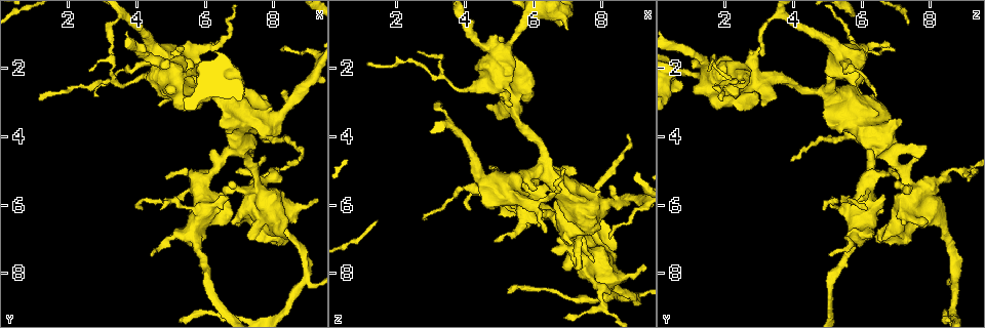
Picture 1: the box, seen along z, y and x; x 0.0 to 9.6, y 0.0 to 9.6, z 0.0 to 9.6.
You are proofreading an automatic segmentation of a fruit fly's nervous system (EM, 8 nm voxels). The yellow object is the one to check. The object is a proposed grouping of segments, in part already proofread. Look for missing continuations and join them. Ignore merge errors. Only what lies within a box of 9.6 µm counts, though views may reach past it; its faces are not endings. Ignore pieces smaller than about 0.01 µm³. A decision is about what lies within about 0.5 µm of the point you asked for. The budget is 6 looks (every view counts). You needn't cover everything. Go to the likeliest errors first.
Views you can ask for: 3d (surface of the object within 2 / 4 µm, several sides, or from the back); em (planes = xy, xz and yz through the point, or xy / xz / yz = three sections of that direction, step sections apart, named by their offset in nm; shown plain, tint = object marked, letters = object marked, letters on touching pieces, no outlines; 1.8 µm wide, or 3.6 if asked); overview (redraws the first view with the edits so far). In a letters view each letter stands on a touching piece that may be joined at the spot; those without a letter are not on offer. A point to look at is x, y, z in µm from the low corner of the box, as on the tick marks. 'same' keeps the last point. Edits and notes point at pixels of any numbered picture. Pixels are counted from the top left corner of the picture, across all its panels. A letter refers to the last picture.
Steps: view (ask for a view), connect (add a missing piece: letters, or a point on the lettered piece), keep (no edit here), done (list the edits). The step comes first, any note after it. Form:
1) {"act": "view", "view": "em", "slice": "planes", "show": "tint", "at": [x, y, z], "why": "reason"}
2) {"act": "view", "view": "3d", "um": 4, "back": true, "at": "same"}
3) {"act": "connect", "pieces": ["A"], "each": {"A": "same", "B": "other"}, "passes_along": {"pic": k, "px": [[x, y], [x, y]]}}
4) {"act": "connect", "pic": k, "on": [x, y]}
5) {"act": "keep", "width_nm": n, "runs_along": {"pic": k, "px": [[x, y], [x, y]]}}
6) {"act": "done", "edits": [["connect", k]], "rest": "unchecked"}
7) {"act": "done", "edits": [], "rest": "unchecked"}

{"act": "view", "view": "3d", "um": 4, "at": [5.95, 5.80, 6.10], "why": "looks like a crossing"}

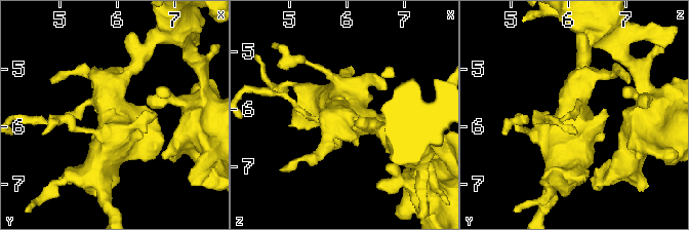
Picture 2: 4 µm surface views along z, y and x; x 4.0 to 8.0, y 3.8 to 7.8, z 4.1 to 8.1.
{"act": "view", "view": "em", "um": 3.6, "slice": "planes", "show": "letters", "at": "same"}

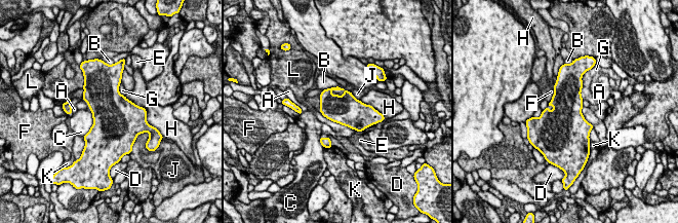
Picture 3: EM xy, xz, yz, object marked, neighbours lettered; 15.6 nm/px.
{"act": "keep", "each": {"A": "other", "B": "other", "C": "other", "D": "other", "E": "other", "F": "other", "G": "other", "H": "other", "J": "other", "K": "other", "L": "other"}, "border": {"pic": 3, "px": [[319, 110], [327, 118], [356, 131]]}, "found": "none of them fits"}

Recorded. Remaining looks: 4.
{"act": "view", "view": "em", "slice": "yz", "step": 8, "show": "tint", "at": [9.20, 1.55, 6.05], "why": "abrupt turn"}

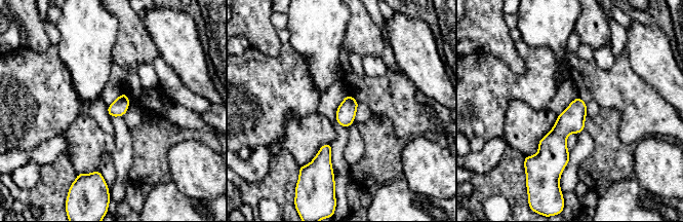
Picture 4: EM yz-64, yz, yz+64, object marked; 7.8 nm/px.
{"act": "view", "view": "em", "slice": "yz", "step": 8, "show": "letters", "at": "same", "why": "see the neighbours"}

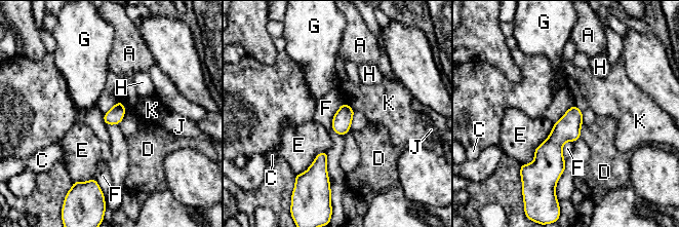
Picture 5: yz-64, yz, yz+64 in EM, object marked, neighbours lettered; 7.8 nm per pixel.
{"act": "keep", "each": {"A": "other", "C": "other", "D": "other", "E": "other", "F": "other", "G": "other", "H": "other", "J": "other", "K": "other"}, "border": {"pic": 5, "px": [[343, 103], [331, 120], [342, 137]]}, "found": "no lettered piece goes on from it"}

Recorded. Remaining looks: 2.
{"act": "view", "view": "em", "um": 3.6, "slice": "planes", "show": "plain", "at": [5.50, 2.90, 1.90], "why": "closes a loop"}

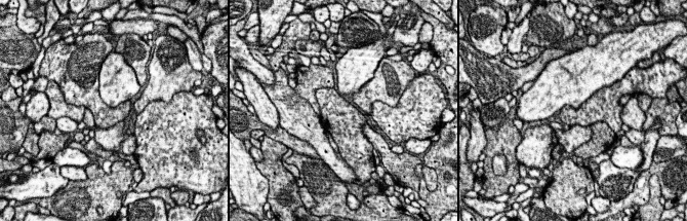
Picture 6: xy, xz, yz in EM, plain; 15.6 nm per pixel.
{"act": "view", "view": "em", "um": 3.6, "slice": "planes", "show": "letters", "at": "same", "why": "see the neighbours"}

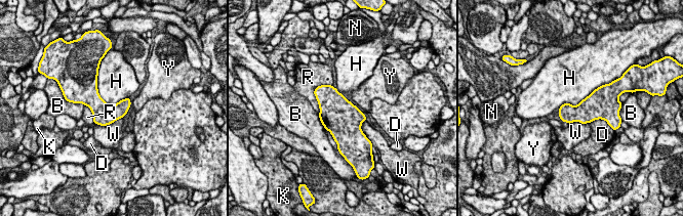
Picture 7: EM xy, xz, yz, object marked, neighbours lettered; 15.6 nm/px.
{"act": "keep", "each": {"B": "other", "D": "other", "H": "other", "K": "other", "N": "other", "R": "other", "W": "other", "Y": "other"}, "border": {"pic": 7, "px": [[96, 77], [108, 103], [129, 97]]}, "found": "no lettered piece goes on from it"}

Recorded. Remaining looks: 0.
{"act": "done", "edits": [], "rest": "unchecked"}

